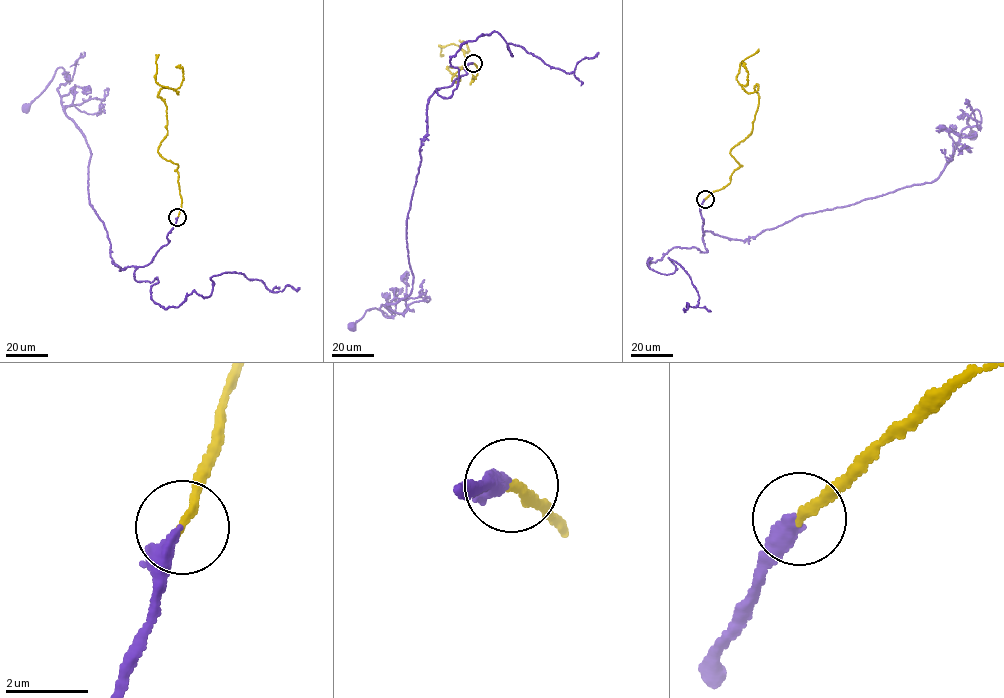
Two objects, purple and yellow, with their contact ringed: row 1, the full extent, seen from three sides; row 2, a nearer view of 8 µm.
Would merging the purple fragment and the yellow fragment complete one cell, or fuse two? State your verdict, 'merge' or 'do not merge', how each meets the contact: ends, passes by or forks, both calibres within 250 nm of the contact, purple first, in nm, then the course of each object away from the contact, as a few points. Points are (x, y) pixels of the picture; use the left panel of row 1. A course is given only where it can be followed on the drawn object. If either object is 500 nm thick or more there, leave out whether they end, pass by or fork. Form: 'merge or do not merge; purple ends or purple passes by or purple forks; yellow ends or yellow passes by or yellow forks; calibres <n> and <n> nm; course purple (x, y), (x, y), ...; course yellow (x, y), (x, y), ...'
merge; purple ends; yellow ends; calibres 400 and 200 nm; course purple (178, 217), (147, 265), (121, 269), (90, 203), (85, 136), (57, 90), (65, 70), (26, 106); course yellow (178, 217), (178, 165), (158, 152), (167, 133), (157, 96), (178, 92), (155, 80), (158, 54)

